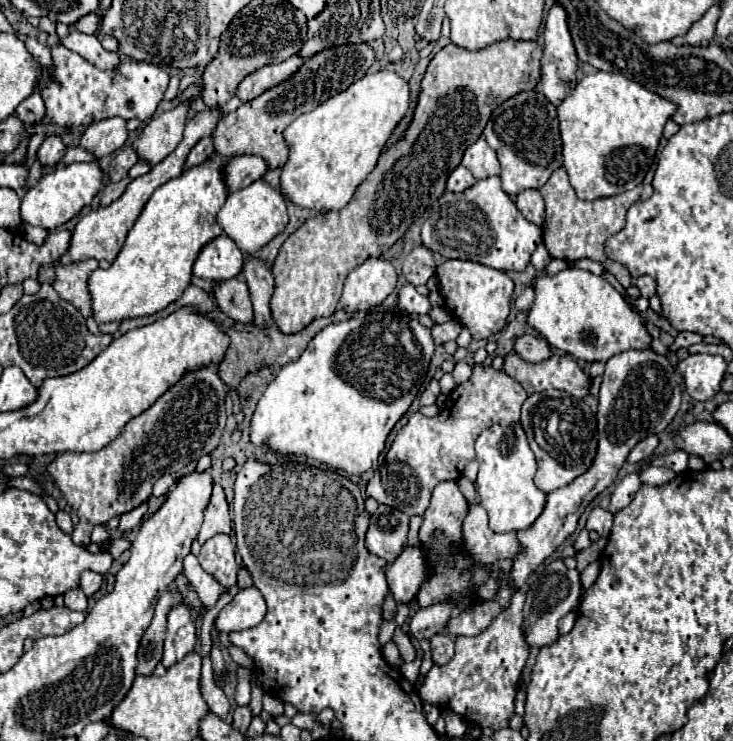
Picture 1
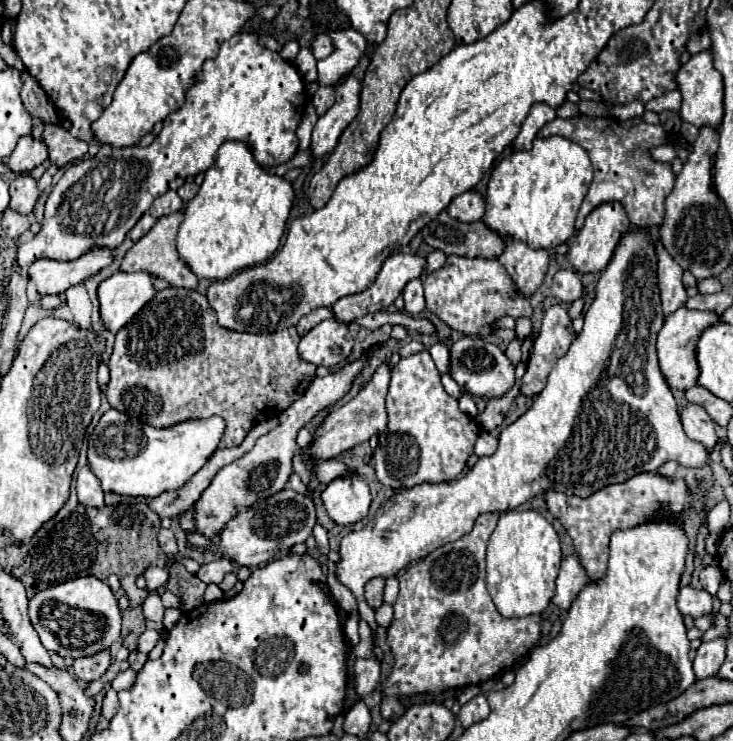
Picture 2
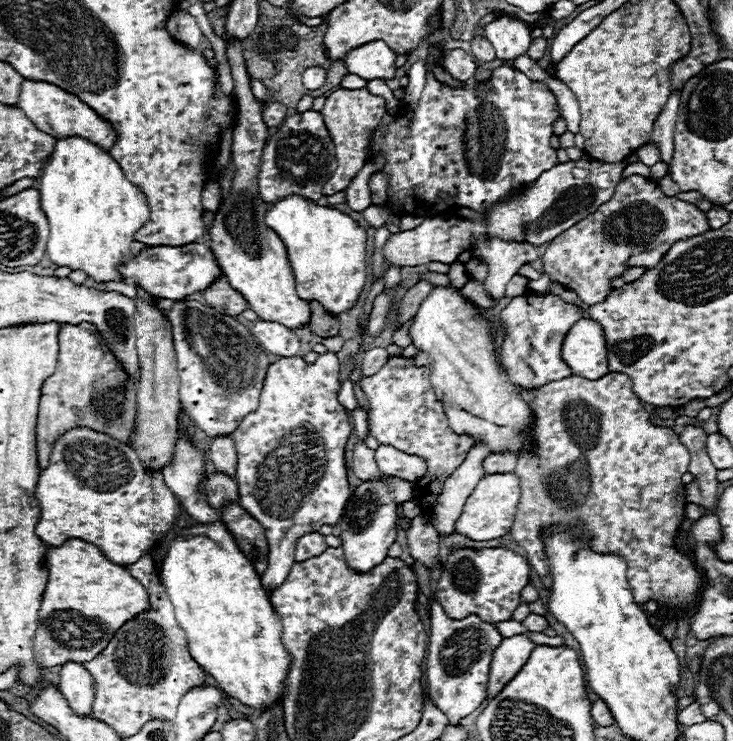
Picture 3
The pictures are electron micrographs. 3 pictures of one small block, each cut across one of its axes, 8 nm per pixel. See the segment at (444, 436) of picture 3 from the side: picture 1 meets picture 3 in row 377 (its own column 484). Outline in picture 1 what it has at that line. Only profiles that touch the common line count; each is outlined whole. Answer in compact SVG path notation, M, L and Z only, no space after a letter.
M476 364L472 378L452 390L436 418L426 418L416 412L408 424L398 430L384 464L368 482L366 494L378 504L392 506L408 516L422 516L428 508L434 486L442 480L456 480L456 474L460 474L464 466L474 460L476 436L496 422L508 426L520 420L520 408L526 398L526 390L512 380L512 376L496 372L492 366L484 368Z

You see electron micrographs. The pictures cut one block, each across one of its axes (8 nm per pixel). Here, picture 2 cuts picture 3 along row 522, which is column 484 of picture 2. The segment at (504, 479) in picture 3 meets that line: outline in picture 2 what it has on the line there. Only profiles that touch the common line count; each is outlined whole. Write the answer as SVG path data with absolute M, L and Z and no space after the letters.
M630 228L628 232L624 232L624 236L620 238L620 244L616 246L616 252L610 260L610 264L606 266L606 270L602 272L600 280L596 282L594 286L594 298L592 298L592 304L590 308L586 310L584 314L584 328L582 332L576 336L576 340L572 342L570 350L566 356L562 356L554 370L550 372L548 376L548 384L546 388L538 394L538 398L534 400L534 404L530 406L530 410L520 416L514 424L506 426L502 432L500 432L500 444L498 444L498 450L492 454L492 456L484 456L476 462L474 468L470 468L460 480L454 480L454 482L442 482L442 484L420 484L420 486L414 486L410 490L402 490L402 492L396 492L396 496L392 498L392 504L388 502L384 506L384 510L380 510L374 520L370 520L366 524L364 530L354 530L350 532L348 536L342 538L340 542L340 560L336 562L336 578L338 582L342 582L346 588L352 590L352 594L356 596L358 600L358 608L360 608L360 618L366 620L370 624L370 628L376 628L376 618L374 618L374 610L366 604L364 600L364 584L376 576L382 576L382 578L388 578L388 576L394 576L398 574L402 568L406 568L410 562L414 560L422 560L426 558L432 550L448 544L448 542L454 542L458 540L460 536L468 534L476 522L476 518L484 512L508 512L508 510L514 510L516 506L532 500L534 496L540 496L544 494L546 490L560 490L560 492L566 492L566 494L576 494L576 496L590 496L592 492L608 486L608 484L620 484L624 480L628 480L630 476L634 474L640 474L640 472L656 472L664 462L668 460L678 460L682 466L690 466L690 468L702 468L706 462L708 462L708 452L704 450L704 446L700 442L694 442L686 436L682 424L680 424L680 414L678 414L678 404L672 396L672 390L668 388L668 382L664 380L660 368L658 368L658 358L656 358L656 334L660 332L662 324L664 324L664 314L662 314L662 308L660 308L660 290L658 290L658 280L656 280L656 250L654 250L654 236L648 234L646 230L638 230L638 228Z

